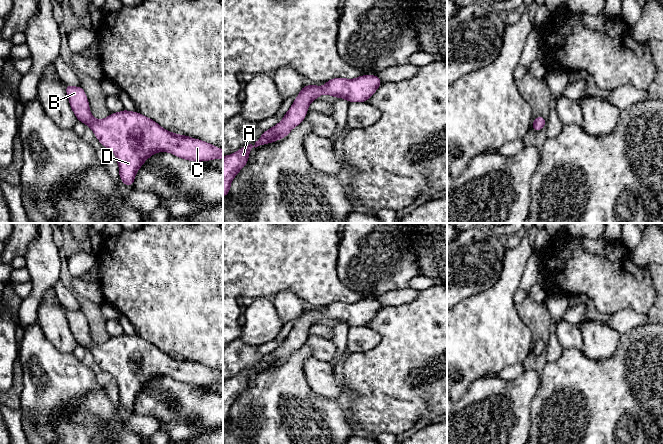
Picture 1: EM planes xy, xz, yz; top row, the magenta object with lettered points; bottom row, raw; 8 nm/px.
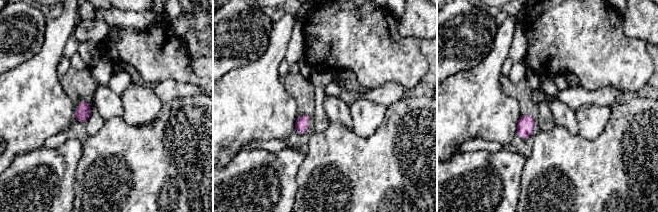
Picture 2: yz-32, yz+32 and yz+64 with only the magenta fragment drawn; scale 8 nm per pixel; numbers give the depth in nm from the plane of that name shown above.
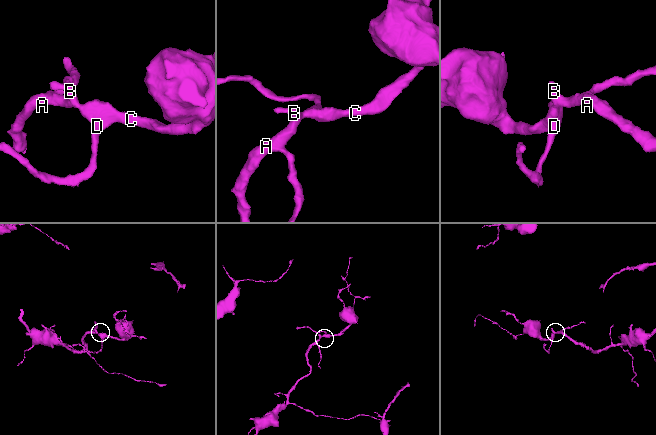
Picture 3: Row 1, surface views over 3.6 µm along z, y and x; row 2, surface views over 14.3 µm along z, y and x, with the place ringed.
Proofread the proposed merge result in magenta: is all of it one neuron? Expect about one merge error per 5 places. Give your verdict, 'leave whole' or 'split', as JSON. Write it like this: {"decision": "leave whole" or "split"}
{"decision": "leave whole"}

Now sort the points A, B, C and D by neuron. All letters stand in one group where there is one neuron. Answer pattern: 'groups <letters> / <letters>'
groups A B C D

